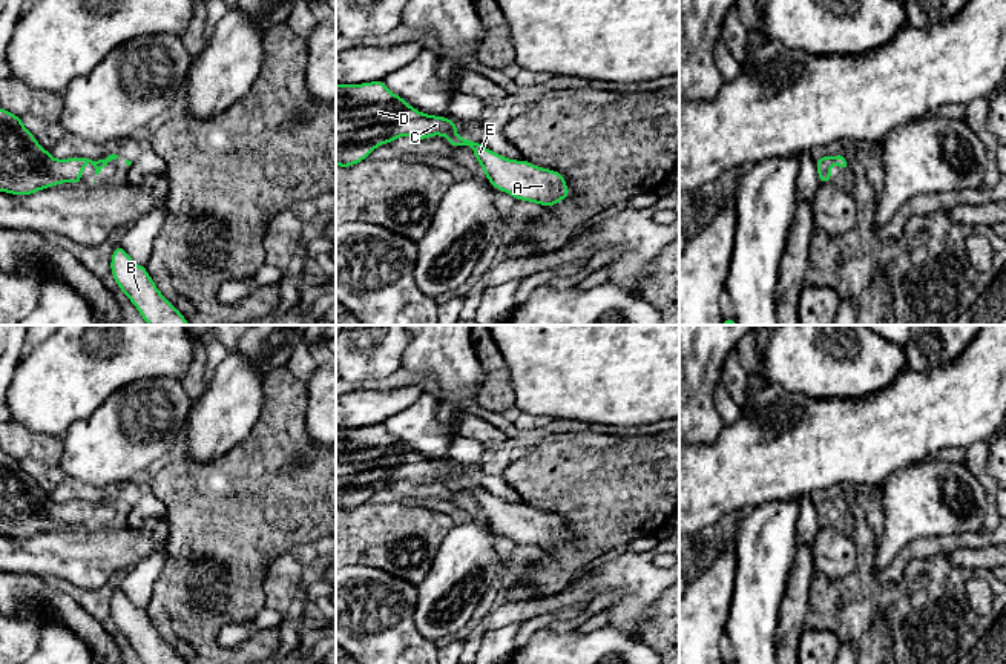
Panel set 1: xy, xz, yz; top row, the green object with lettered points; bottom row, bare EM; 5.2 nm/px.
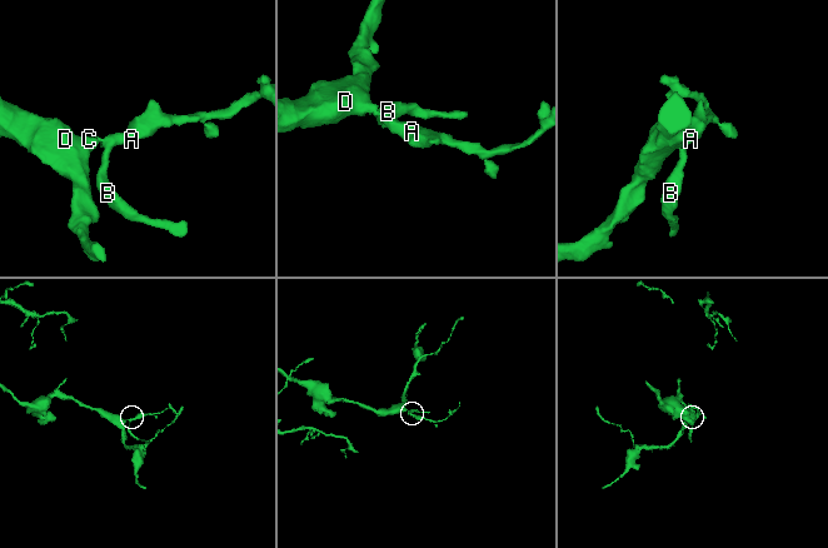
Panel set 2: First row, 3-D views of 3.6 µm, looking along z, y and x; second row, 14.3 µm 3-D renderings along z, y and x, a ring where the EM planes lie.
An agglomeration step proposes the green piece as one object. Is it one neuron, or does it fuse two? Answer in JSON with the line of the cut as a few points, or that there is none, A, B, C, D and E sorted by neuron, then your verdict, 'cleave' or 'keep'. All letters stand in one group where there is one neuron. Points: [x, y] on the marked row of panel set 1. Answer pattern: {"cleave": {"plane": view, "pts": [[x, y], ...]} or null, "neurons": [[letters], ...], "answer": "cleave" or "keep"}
{"cleave": null, "neurons": [["A", "B", "C", "D", "E"]], "answer": "keep"}

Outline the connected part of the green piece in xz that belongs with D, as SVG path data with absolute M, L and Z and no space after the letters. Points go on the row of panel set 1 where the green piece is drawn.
M385 81L336 84L336 166L351 167L399 136L448 136L451 147L471 146L491 186L514 199L552 207L570 195L560 172L528 159L508 159L471 138L457 135L454 121L428 115L388 90Z

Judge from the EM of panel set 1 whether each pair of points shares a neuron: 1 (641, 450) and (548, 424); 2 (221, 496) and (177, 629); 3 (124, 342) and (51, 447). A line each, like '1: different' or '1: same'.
1: different
2: same
3: different

